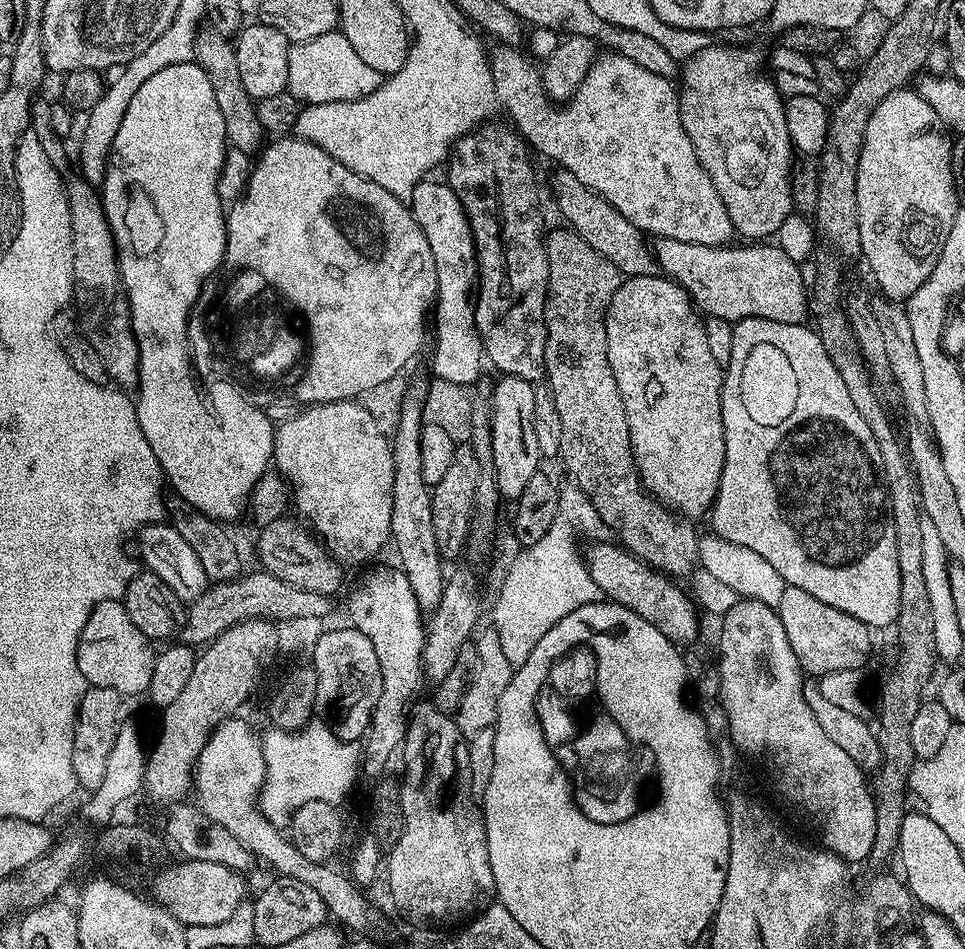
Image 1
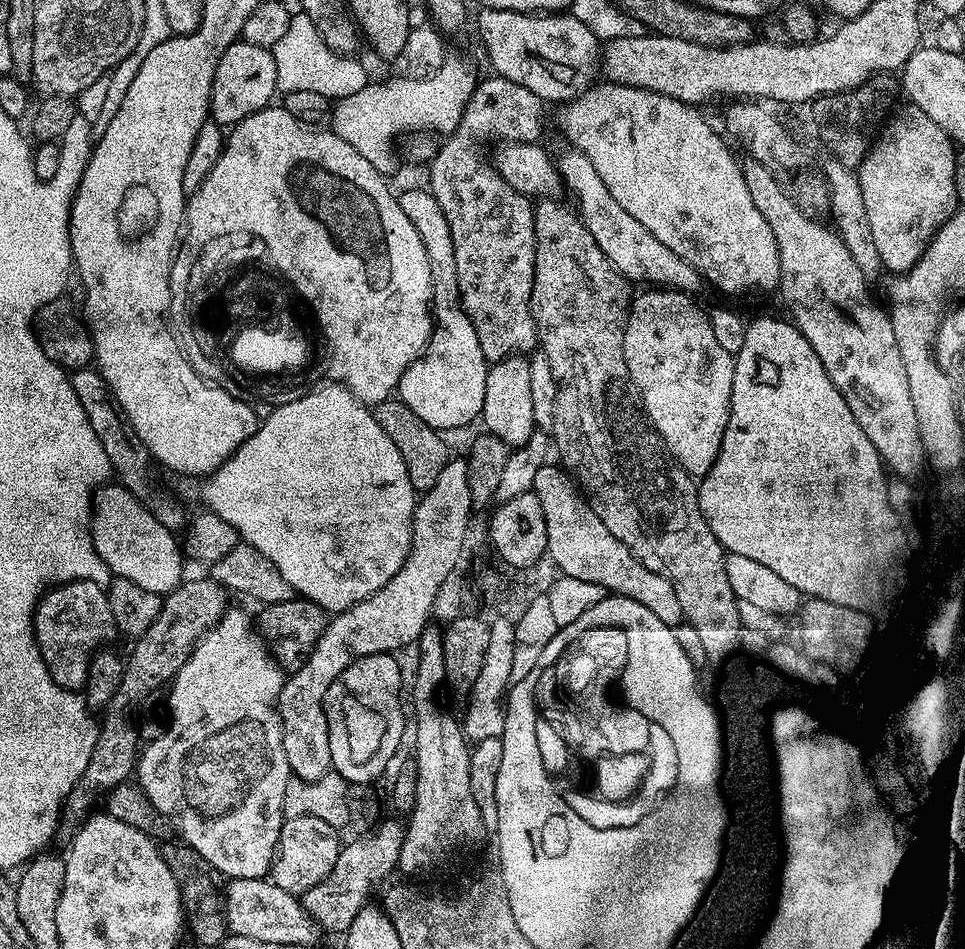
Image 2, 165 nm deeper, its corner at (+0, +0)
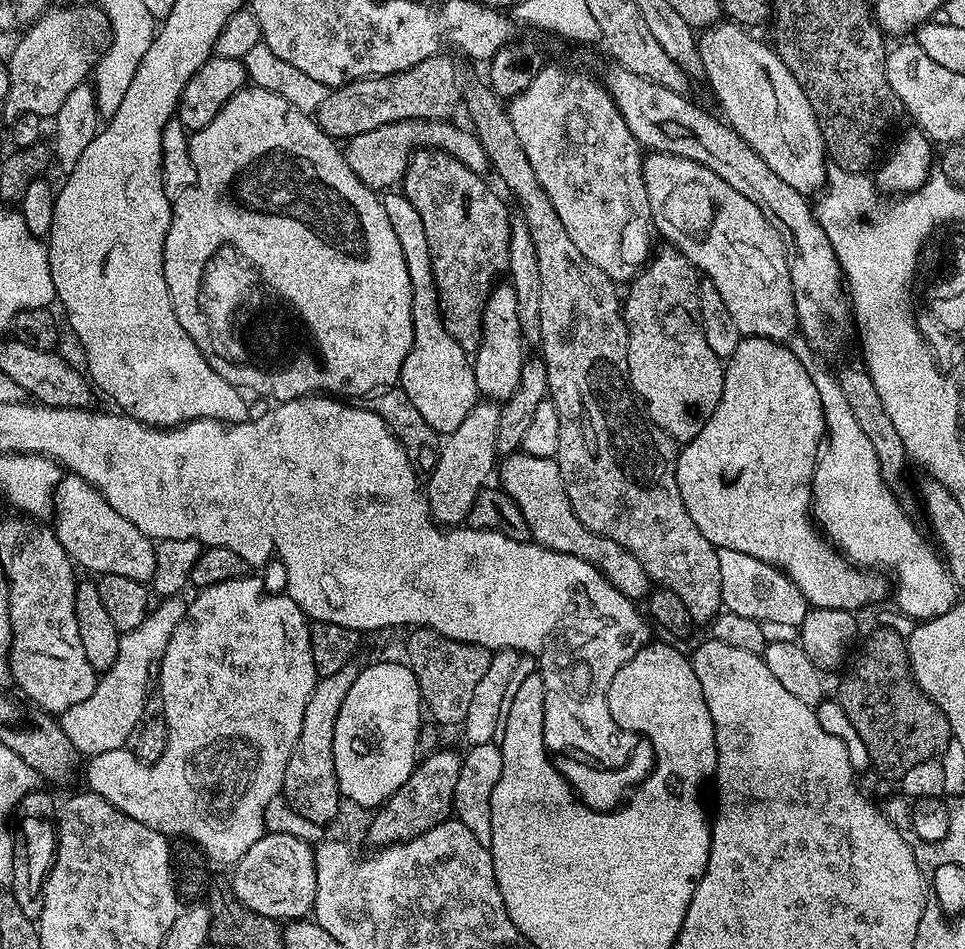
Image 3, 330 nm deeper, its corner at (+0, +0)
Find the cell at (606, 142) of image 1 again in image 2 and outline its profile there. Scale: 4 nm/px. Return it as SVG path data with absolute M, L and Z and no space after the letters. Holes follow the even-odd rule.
M596 82L579 96L568 100L561 108L564 109L557 114L556 120L560 123L565 138L572 143L569 145L575 151L582 153L588 159L590 166L594 166L594 170L598 172L598 178L602 178L602 182L606 184L606 190L610 190L614 202L618 202L618 206L622 206L622 210L626 210L630 218L638 218L638 222L642 222L642 226L646 226L646 230L650 230L650 234L654 234L654 238L658 238L662 246L670 246L670 250L674 250L678 258L682 258L684 262L690 262L690 266L694 266L707 283L709 280L724 292L746 292L750 288L757 288L758 291L764 292L767 288L775 289L779 285L780 259L778 258L778 246L774 242L774 234L771 233L766 218L762 218L758 206L754 206L754 198L750 198L750 190L746 190L743 167L738 160L736 164L731 150L720 141L719 134L704 121L699 107L684 104L666 94L658 94L645 88L611 82Z

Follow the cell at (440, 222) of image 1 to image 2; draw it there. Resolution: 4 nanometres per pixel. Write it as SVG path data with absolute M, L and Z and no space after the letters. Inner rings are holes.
M424 186L408 188L404 193L401 191L398 199L406 218L410 218L414 230L418 230L418 238L422 238L426 258L430 260L434 321L432 337L420 359L402 374L398 398L430 427L460 430L463 424L483 413L490 364L482 354L482 346L478 346L478 334L474 334L474 326L460 302L458 268L454 266L453 242L442 206L438 206L431 191Z

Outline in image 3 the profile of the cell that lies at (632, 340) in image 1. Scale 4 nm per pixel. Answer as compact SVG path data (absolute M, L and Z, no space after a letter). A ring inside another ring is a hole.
M657 247L651 260L632 277L627 285L628 296L626 292L622 300L624 321L628 327L628 380L632 383L633 393L642 398L647 419L673 440L687 442L693 440L698 430L706 426L710 414L714 414L714 406L718 406L718 398L722 398L726 364L714 354L714 350L710 350L706 334L702 334L698 306L701 277L696 267L676 248L663 247Z

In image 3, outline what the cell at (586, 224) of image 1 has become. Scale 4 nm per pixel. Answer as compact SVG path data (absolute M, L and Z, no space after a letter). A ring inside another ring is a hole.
M451 119L403 120L378 126L378 130L366 130L366 134L351 137L343 145L342 151L350 170L354 170L354 174L358 174L360 181L373 190L388 190L399 185L403 181L404 171L408 168L413 152L422 148L445 152L458 158L462 166L481 174L487 173L490 168L488 155L481 146L480 139L476 137L476 133L471 127L459 128L452 123Z

